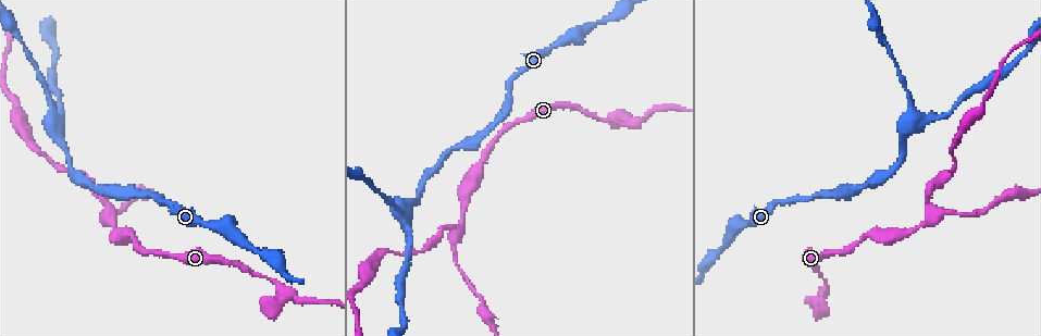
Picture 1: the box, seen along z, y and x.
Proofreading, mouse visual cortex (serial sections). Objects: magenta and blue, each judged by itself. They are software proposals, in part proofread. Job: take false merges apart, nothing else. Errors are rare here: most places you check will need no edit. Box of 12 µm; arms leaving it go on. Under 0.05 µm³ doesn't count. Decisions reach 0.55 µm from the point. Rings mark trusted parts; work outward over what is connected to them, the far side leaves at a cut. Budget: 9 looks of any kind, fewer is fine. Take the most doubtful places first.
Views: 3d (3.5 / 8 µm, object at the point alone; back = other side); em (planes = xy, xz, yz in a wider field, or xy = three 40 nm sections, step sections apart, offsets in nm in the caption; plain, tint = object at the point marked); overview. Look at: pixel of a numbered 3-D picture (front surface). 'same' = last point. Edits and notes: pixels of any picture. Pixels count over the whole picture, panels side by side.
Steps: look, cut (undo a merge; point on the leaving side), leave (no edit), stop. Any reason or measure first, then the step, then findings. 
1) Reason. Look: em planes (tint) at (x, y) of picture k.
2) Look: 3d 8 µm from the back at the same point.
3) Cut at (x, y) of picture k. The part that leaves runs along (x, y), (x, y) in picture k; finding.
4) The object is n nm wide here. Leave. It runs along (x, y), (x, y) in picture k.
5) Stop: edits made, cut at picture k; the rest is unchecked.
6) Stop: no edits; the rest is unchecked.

Abrupt turn. Look: 3d 3.5 µm at (628, 125) of picture 1.

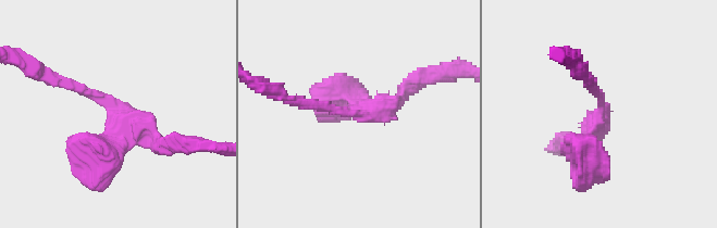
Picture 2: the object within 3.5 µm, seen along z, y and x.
3 arms meet here; the arms are 150, 200, 400 nm wide. Look: em planes (tint) at (597, 120) of picture 2.

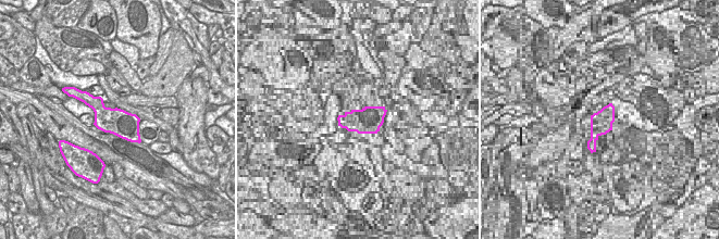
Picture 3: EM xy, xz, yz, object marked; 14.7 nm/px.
Leave. It runs along (61, 79), (121, 118), (121, 142), (87, 162) in picture 2; all the same cell.

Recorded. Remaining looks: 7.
Look: 3d 8 µm at (54, 114) of picture 1.

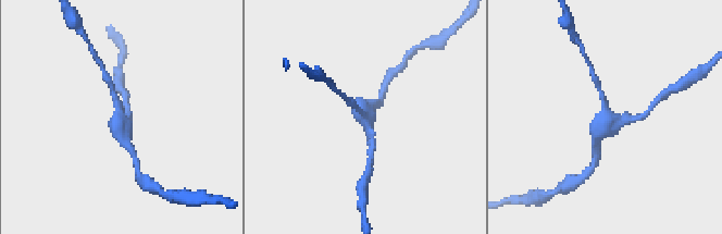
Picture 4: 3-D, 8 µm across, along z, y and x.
Look: 3d 3.5 µm at (120, 118) of picture 4.

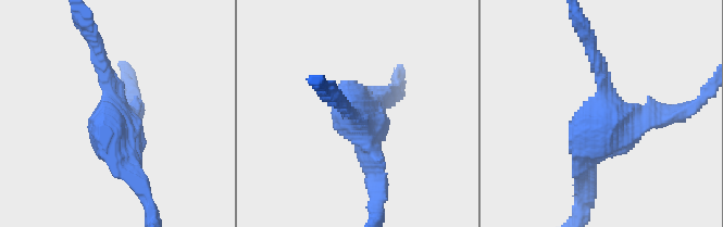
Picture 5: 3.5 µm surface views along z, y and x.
Leave. It runs along (584, 187), (607, 134), (676, 113) in picture 5; continuous, no second cell.

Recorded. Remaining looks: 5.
Two arms in line, one across. Look: 3d 3.5 µm at (457, 232) of picture 1.

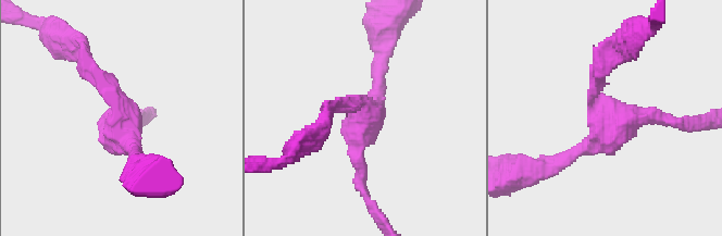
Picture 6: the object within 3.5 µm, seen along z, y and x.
3 arms meet here; the arms are 200, 200, 200 nm wide; shape alone is not enough. Look: em xy step 3 (tint) at (366, 113) of picture 6.

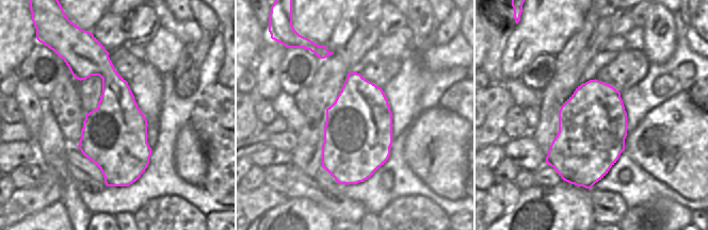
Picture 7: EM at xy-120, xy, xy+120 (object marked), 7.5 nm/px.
Leave. It runs along (555, 164), (608, 131), (599, 74) in picture 6; all the same cell.

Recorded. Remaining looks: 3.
Thick turns thin. Look: 3d 8 µm from the back at (954, 171) of picture 1.

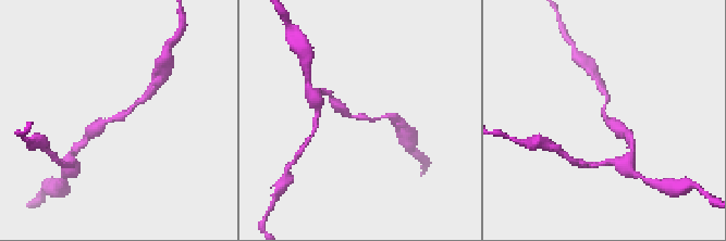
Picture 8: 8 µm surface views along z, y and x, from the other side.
Look: 3d 3.5 µm from the back at (605, 118) of picture 8.

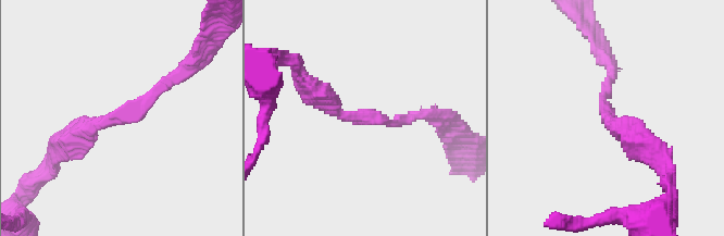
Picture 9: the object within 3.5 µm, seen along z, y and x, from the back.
The arms are 150, 300 nm wide. Look: em planes (tint) at (108, 116) of picture 9.

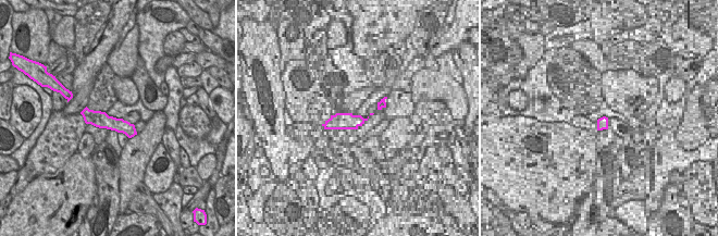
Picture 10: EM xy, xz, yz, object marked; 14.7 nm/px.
Leave. It runs along (57, 144), (134, 114), (171, 77) in picture 9; all the same cell.

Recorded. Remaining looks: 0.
Stop: no edits; the rest is unchecked.

